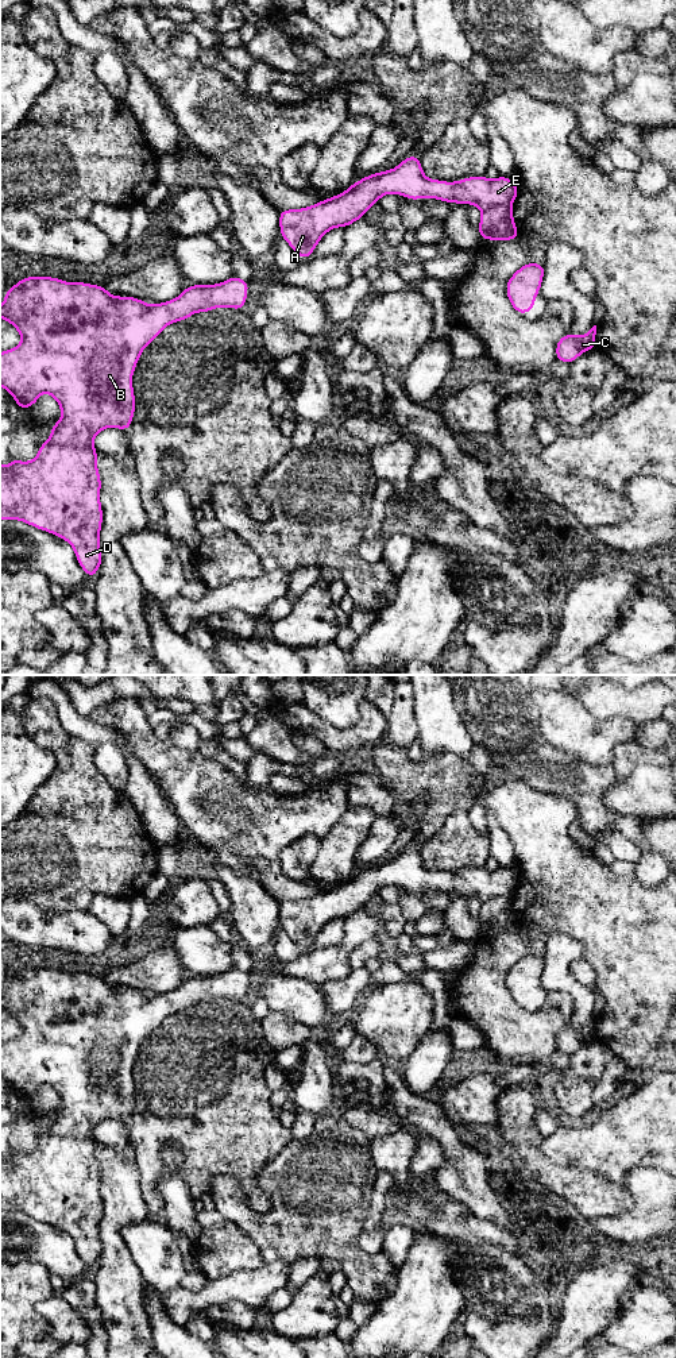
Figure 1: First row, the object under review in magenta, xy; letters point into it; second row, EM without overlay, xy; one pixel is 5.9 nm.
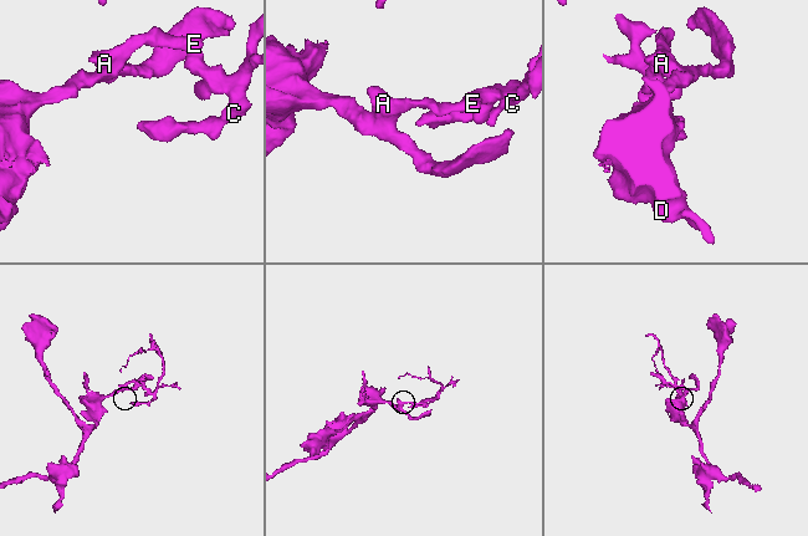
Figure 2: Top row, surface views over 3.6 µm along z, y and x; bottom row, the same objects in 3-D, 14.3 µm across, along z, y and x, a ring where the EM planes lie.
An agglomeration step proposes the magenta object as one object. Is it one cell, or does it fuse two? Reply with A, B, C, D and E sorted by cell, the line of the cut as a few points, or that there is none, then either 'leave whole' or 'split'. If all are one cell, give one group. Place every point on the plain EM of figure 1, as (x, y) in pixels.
A B D E / C | xy (510, 895), (491, 897), (482, 903) | split

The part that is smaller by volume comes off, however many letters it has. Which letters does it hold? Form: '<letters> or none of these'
C

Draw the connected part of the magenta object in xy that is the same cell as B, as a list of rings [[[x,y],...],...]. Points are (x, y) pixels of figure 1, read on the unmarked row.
[[[236,967],[213,976],[189,976],[174,991],[148,996],[142,989],[113,988],[105,977],[86,973],[66,973],[54,968],[24,968],[5,983],[0,996],[0,1010],[7,1011],[22,1026],[22,1034],[0,1043],[0,1077],[16,1092],[15,1099],[27,1100],[36,1095],[42,1084],[54,1088],[62,1108],[50,1119],[50,1129],[42,1134],[35,1150],[12,1150],[9,1157],[0,1154],[0,1211],[19,1211],[66,1231],[76,1250],[92,1270],[103,1253],[100,1222],[103,1199],[100,1192],[101,1169],[97,1160],[97,1141],[93,1131],[105,1119],[128,1122],[135,1106],[132,1066],[143,1041],[169,1016],[185,1012],[194,1004],[212,1003],[225,998],[244,1000],[251,973]]]

